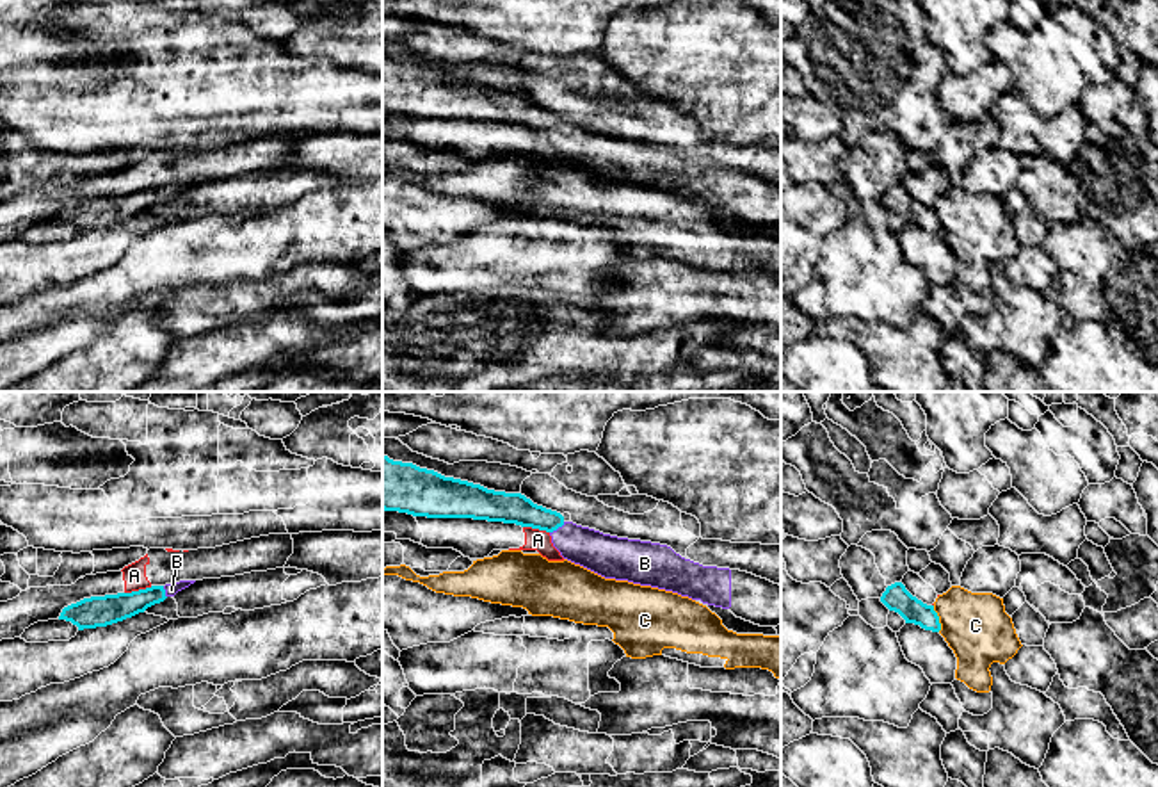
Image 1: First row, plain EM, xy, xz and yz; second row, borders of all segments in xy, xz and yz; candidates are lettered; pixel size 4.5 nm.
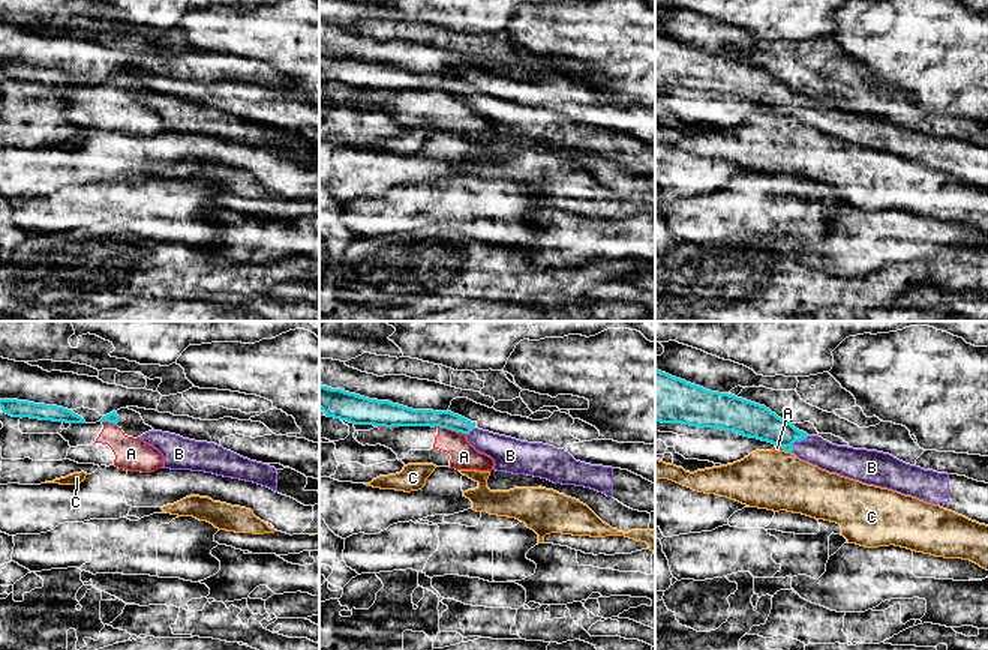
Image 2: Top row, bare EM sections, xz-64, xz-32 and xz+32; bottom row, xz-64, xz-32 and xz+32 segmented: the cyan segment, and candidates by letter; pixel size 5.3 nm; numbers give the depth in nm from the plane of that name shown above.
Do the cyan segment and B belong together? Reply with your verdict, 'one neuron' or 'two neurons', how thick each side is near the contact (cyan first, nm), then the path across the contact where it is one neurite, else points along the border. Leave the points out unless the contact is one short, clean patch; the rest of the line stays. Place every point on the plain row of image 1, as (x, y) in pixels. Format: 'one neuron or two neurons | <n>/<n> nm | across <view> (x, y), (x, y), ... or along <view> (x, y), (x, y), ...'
one neuron | 140/190 nm | across xz (511, 109), (550, 121), (557, 129), (575, 145), (603, 155)

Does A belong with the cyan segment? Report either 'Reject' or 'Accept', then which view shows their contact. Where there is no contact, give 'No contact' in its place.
Reject. Touches cyan in xy

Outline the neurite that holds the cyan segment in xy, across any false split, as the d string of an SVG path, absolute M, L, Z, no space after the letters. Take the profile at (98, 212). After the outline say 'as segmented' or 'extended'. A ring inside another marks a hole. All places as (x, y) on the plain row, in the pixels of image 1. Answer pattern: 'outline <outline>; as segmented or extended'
outline M180 182L132 194L84 199L64 208L59 221L71 223L78 231L107 228L144 214L148 208L164 203L167 198L174 198L194 183L196 182Z; extended

